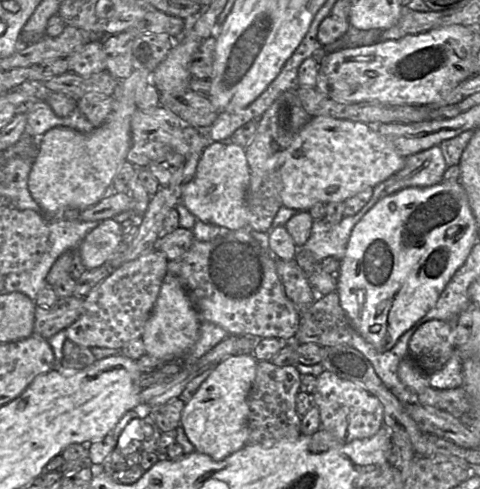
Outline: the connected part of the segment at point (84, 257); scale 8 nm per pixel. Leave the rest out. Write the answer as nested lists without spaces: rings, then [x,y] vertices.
[[[106,219],[90,232],[79,245],[77,252],[85,269],[105,265],[122,243],[123,228],[115,219]]]

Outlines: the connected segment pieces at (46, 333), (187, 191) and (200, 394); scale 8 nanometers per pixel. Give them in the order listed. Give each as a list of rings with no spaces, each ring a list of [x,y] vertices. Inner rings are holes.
[[[83,297],[59,298],[51,307],[36,307],[33,335],[46,340],[65,330],[83,311]]]
[[[212,141],[203,150],[195,175],[184,188],[180,203],[199,221],[237,230],[248,225],[246,193],[249,181],[245,148],[230,141]]]
[[[252,354],[223,359],[185,404],[181,427],[196,452],[221,461],[249,443],[248,396],[256,377],[257,364]]]

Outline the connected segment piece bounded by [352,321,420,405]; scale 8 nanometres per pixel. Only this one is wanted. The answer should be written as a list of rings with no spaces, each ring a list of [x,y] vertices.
[[[418,321],[407,330],[388,351],[377,350],[359,334],[354,334],[352,341],[352,345],[371,362],[379,378],[403,405],[412,405],[418,402],[416,393],[411,391],[399,378],[398,368],[401,360],[409,356],[409,340],[419,324]]]

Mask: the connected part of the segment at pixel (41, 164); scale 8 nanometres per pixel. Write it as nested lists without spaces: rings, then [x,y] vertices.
[[[132,70],[114,91],[114,104],[108,119],[89,133],[68,127],[55,127],[39,139],[39,151],[29,175],[32,198],[48,216],[62,216],[66,210],[83,211],[98,204],[112,190],[113,179],[126,162],[131,146],[131,118],[136,106],[136,92],[150,83],[151,73]]]

